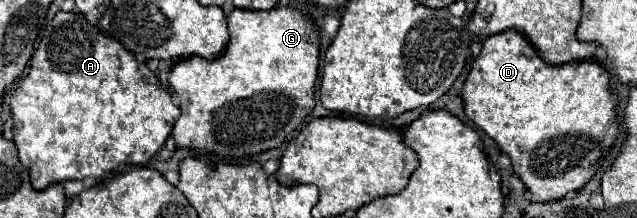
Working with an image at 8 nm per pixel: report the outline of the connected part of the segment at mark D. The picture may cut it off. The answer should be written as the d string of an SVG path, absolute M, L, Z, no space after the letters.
M514 29L490 35L484 41L482 53L464 81L462 101L468 119L484 129L484 133L510 157L512 169L532 193L532 201L562 199L566 193L582 189L596 175L600 159L608 155L618 137L618 95L610 89L610 73L602 63L594 59L566 65L544 63L528 39Z

